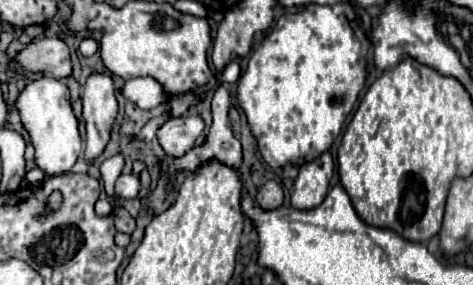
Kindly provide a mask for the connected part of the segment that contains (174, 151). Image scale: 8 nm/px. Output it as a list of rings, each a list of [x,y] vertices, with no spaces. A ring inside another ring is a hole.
[[[169,115],[169,119],[157,129],[157,139],[165,157],[183,157],[183,153],[195,145],[203,127],[205,123],[199,115]]]

